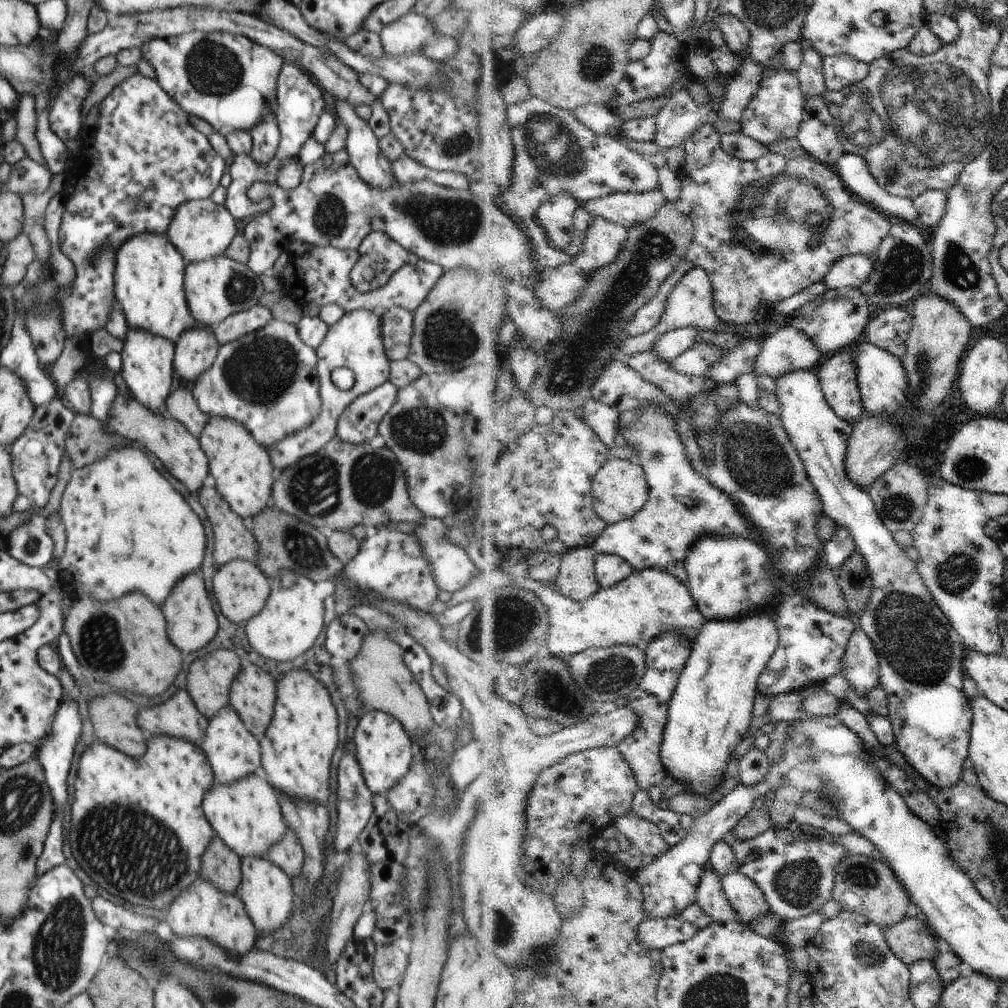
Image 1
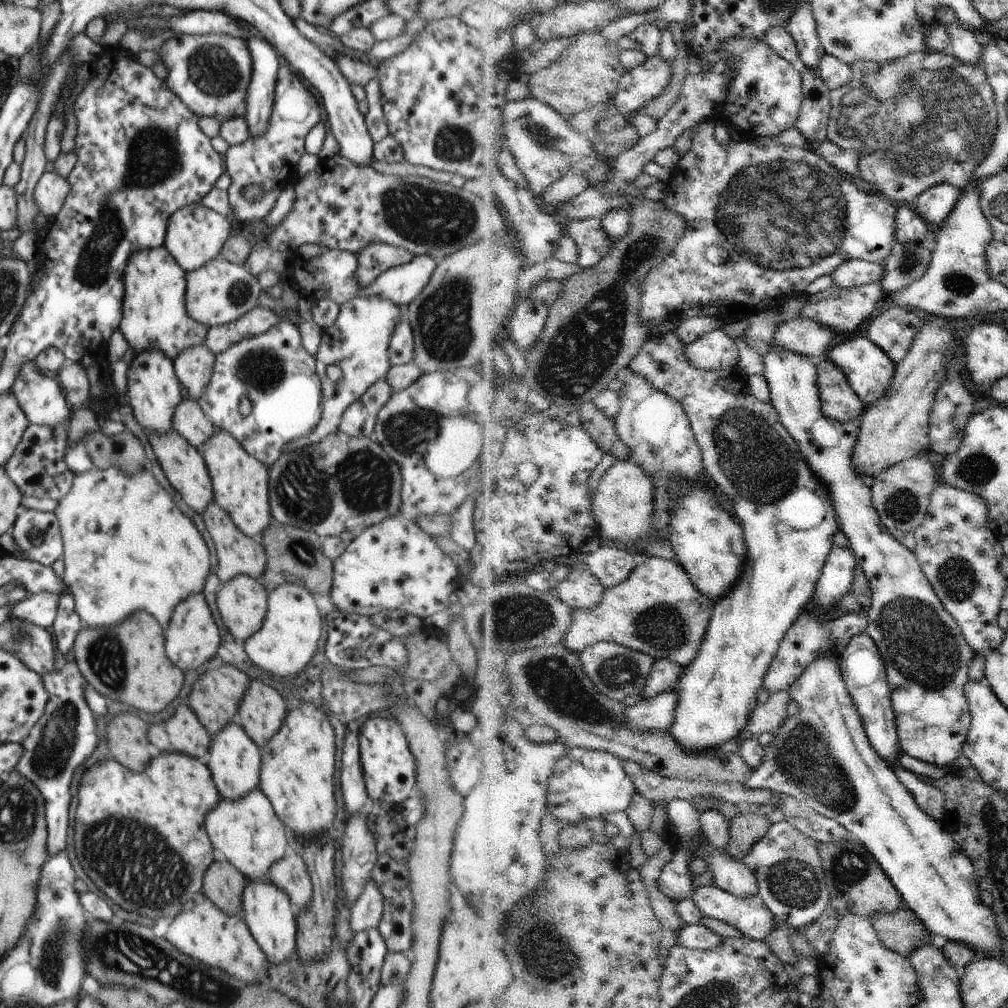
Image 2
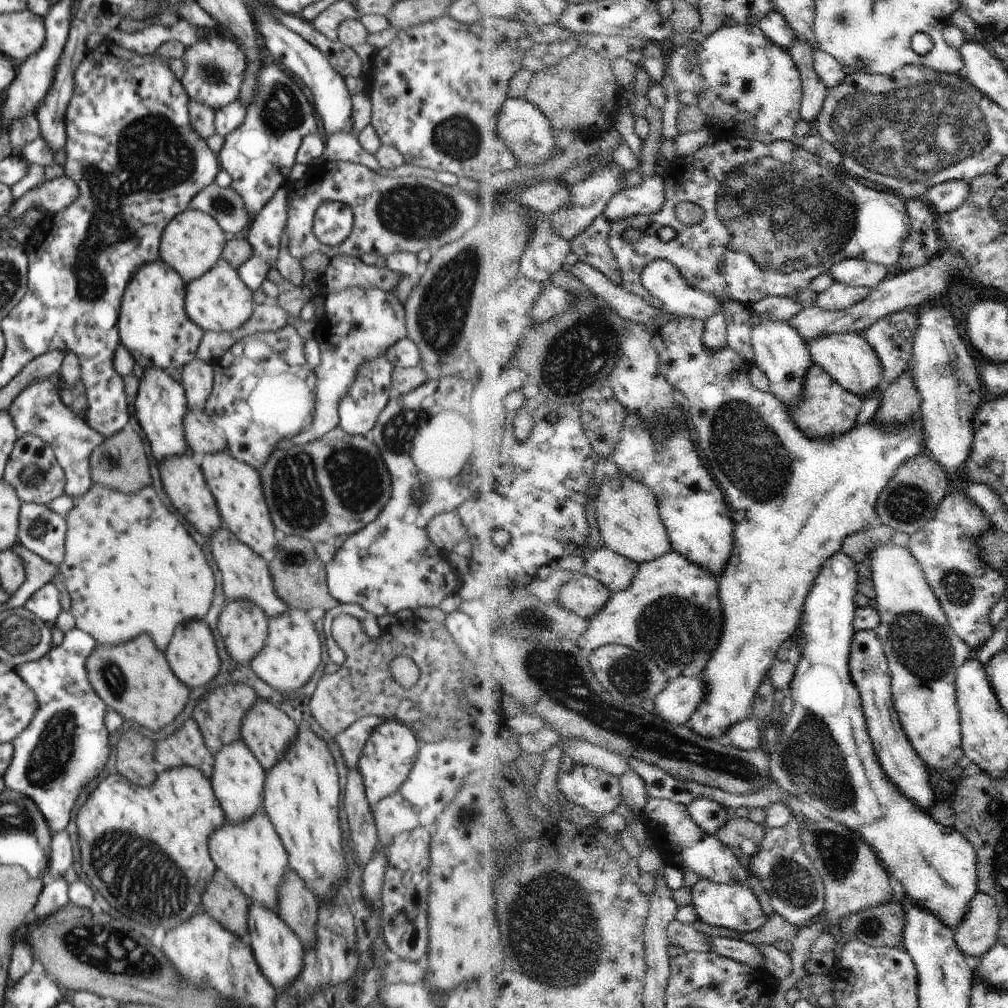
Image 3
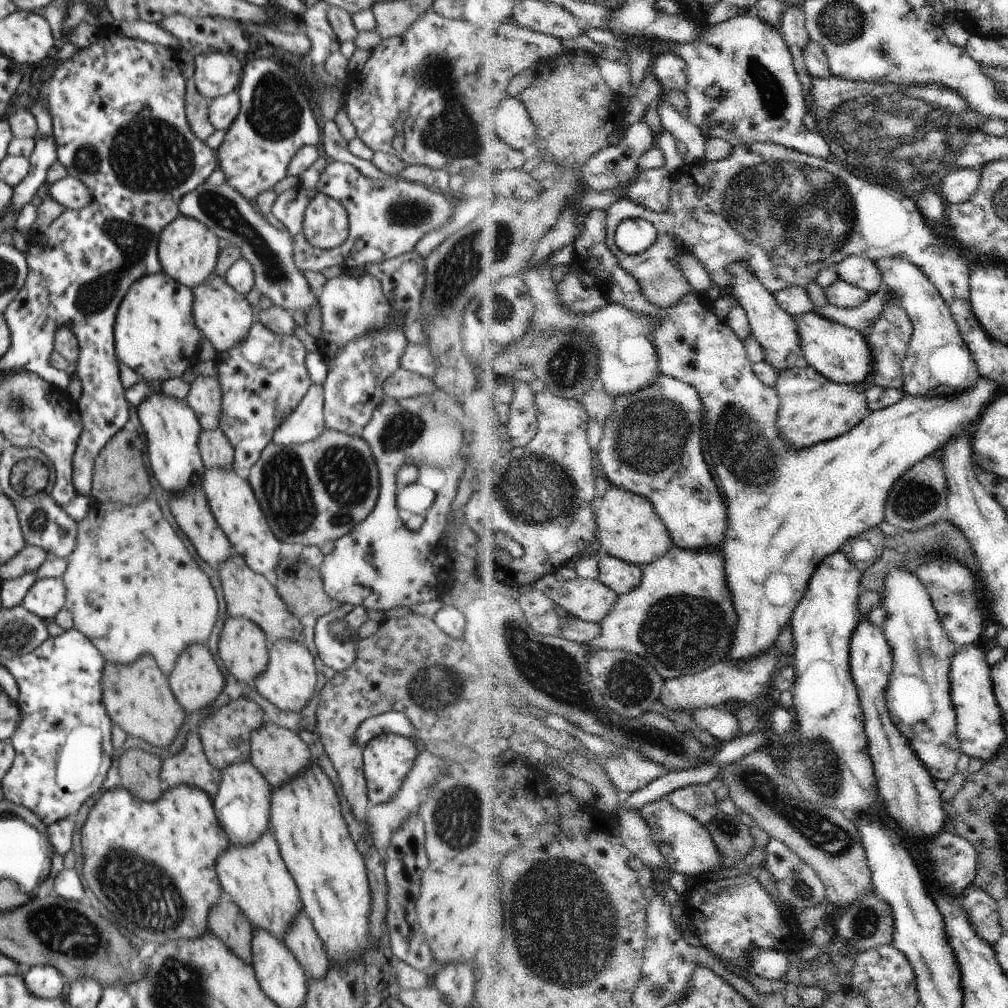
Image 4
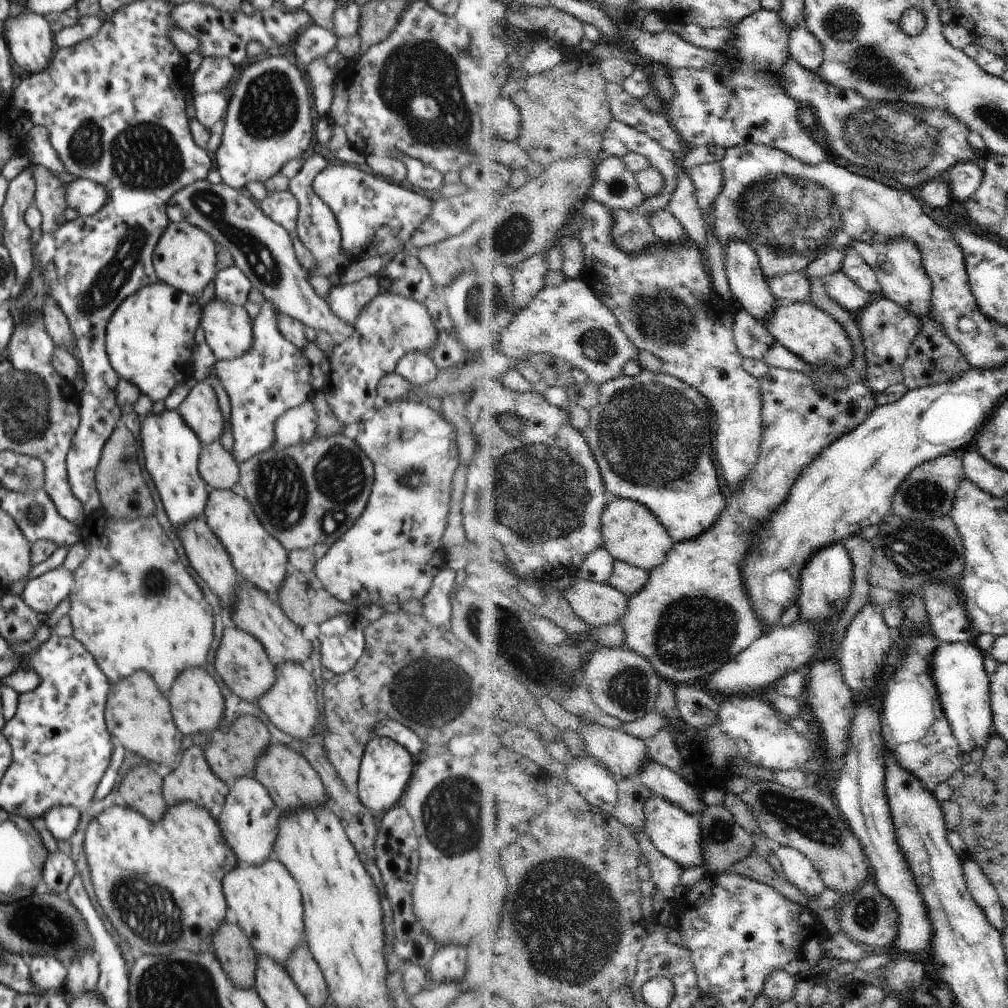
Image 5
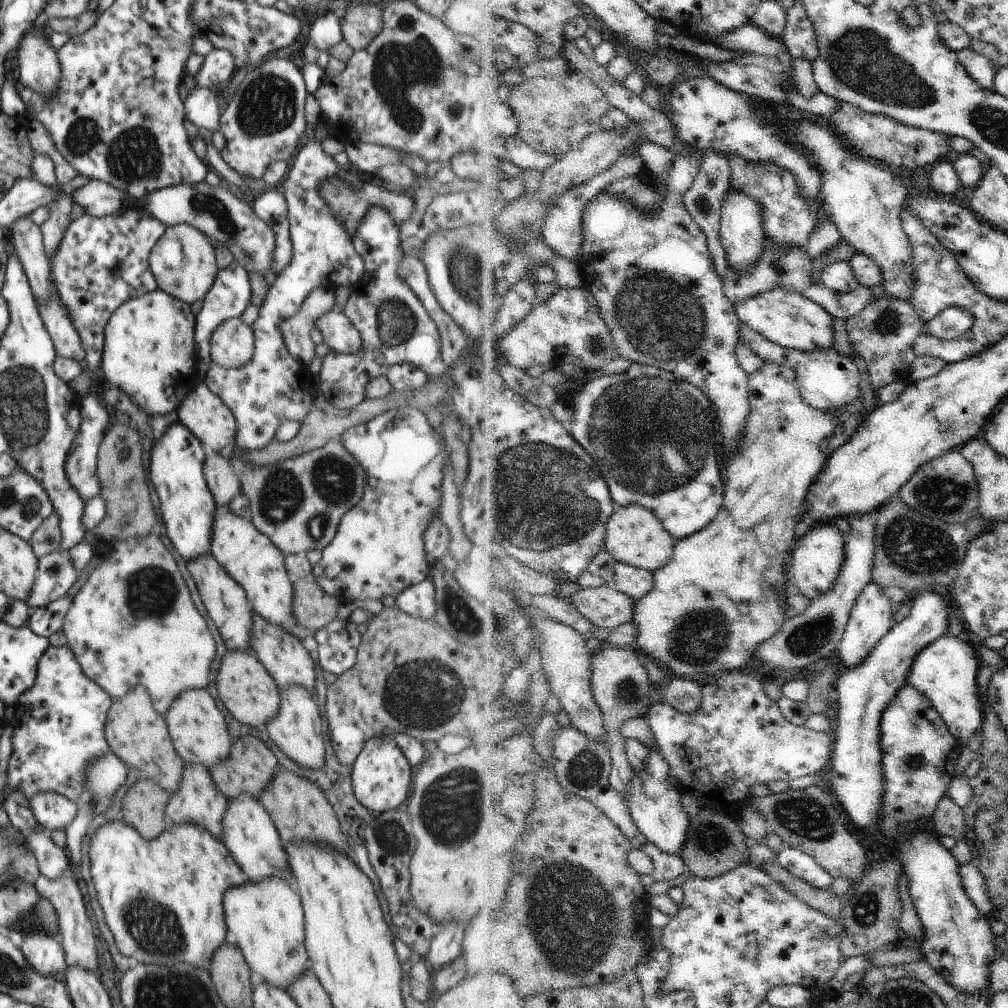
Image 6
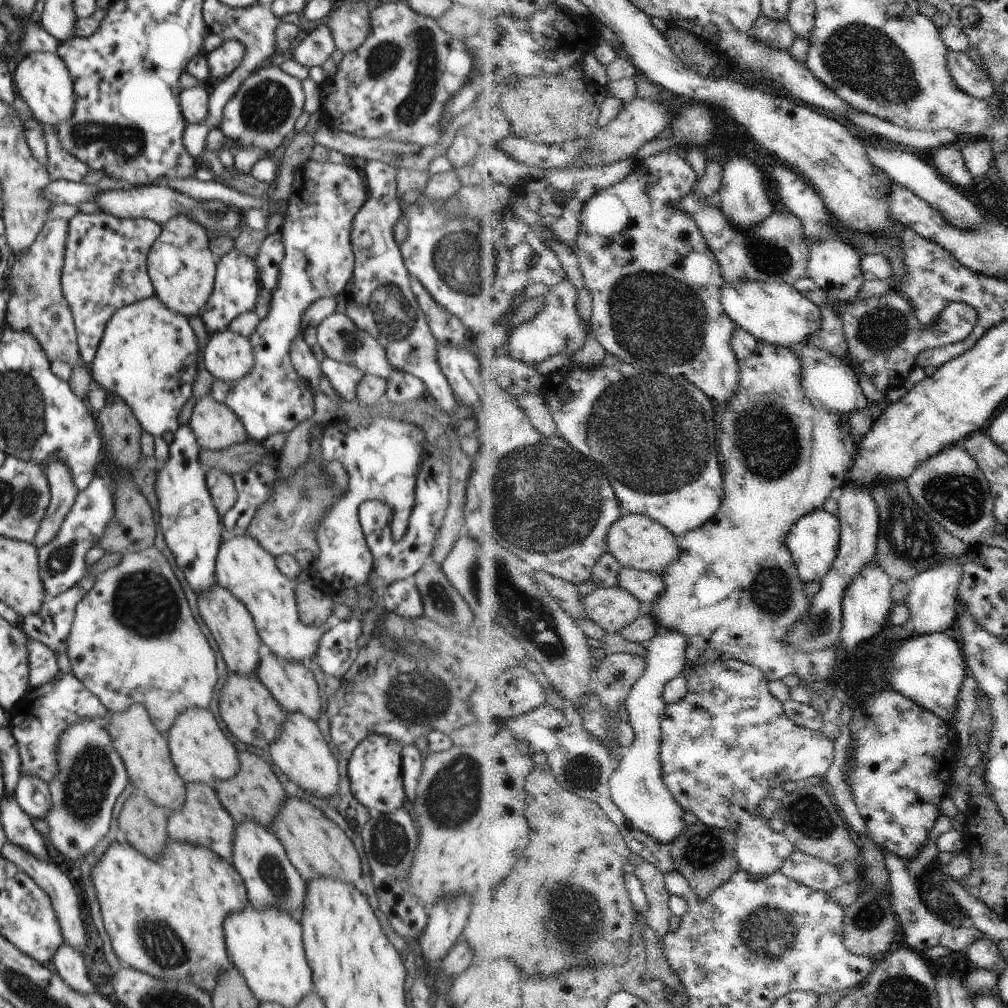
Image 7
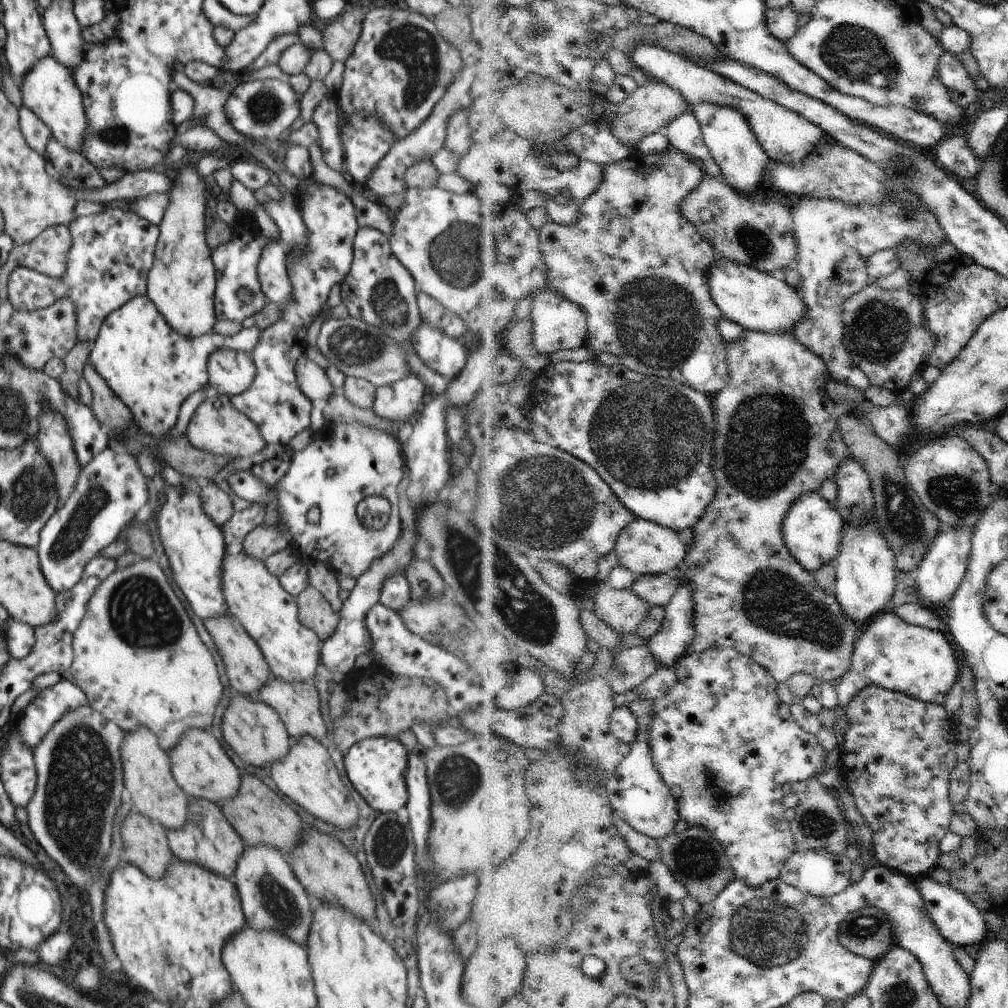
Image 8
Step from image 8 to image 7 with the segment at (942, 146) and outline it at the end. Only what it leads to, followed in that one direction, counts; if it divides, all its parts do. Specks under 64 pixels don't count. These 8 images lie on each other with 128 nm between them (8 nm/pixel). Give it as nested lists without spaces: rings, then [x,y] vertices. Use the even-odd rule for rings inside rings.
[[[961,144],[939,147],[933,155],[933,167],[937,170],[938,176],[956,188],[968,186],[972,182],[972,176],[964,166],[961,148]]]

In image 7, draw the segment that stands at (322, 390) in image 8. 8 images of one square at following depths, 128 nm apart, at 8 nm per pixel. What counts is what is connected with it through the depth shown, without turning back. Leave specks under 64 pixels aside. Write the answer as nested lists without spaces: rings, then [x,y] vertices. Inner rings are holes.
[[[322,297],[315,300],[312,305],[306,307],[303,319],[301,320],[301,330],[291,342],[291,361],[297,373],[304,379],[310,388],[319,387],[321,375],[320,363],[314,357],[311,347],[304,341],[303,333],[309,326],[318,326],[326,317],[335,313],[335,297]]]

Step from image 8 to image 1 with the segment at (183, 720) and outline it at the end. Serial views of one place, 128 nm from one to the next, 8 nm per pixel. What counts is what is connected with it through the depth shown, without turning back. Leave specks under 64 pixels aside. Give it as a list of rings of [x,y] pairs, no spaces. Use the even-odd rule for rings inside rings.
[[[131,443],[123,447],[112,447],[101,459],[96,459],[92,464],[86,465],[81,469],[72,470],[72,478],[69,480],[59,506],[59,512],[62,516],[62,522],[66,526],[66,546],[63,557],[58,562],[57,567],[62,575],[65,586],[69,587],[74,596],[90,595],[101,601],[109,601],[120,598],[122,595],[128,594],[133,590],[144,592],[150,600],[154,600],[156,604],[161,604],[172,590],[172,587],[189,572],[200,570],[202,560],[205,555],[206,535],[205,528],[199,516],[196,516],[188,502],[180,496],[178,490],[174,490],[174,486],[170,484],[166,478],[160,474],[156,466],[150,461],[146,455],[146,451],[138,444]]]

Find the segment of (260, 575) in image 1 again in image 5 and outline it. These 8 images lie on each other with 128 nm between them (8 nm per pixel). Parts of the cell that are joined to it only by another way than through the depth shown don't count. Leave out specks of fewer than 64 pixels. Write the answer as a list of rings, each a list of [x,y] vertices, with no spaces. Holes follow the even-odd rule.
[[[228,623],[224,629],[216,656],[215,667],[222,680],[234,694],[251,703],[256,703],[259,696],[266,692],[275,681],[275,668],[264,647],[249,632]]]

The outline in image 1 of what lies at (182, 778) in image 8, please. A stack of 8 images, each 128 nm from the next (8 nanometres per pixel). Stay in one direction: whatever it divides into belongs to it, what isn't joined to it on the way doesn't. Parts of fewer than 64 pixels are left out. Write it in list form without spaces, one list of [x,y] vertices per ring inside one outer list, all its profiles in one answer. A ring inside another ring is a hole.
[[[201,570],[189,572],[184,575],[168,593],[168,596],[161,604],[167,622],[167,633],[169,639],[186,655],[190,652],[198,652],[207,642],[214,638],[218,630],[218,620],[216,613],[212,609],[210,599]]]

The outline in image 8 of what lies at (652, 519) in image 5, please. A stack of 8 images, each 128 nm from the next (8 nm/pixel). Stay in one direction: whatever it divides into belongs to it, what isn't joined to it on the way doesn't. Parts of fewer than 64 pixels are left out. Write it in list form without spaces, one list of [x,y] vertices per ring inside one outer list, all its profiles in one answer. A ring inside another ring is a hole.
[[[638,517],[624,528],[615,551],[619,554],[621,565],[629,568],[635,576],[641,576],[668,574],[680,568],[689,555],[689,547],[688,544],[684,544],[677,530]]]

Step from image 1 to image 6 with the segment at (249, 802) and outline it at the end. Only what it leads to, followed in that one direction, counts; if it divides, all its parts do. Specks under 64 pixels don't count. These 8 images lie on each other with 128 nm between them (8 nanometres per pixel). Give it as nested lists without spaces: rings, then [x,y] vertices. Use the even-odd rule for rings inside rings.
[[[270,875],[257,883],[247,880],[225,890],[223,905],[228,937],[242,951],[252,976],[288,992],[289,984],[309,970],[304,948],[304,910],[292,884],[278,875]]]

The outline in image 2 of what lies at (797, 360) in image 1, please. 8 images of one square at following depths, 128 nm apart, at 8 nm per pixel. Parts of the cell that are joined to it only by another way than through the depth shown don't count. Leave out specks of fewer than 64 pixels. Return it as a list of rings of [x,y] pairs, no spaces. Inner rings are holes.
[[[800,317],[782,324],[776,333],[774,344],[814,359],[824,359],[828,354],[827,344],[834,342],[837,332],[834,326],[831,329],[817,320]]]

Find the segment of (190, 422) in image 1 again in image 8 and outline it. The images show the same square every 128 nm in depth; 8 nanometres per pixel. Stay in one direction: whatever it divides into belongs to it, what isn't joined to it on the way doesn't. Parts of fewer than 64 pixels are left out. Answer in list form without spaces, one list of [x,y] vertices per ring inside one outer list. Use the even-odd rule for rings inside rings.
[[[212,481],[203,484],[199,492],[206,514],[221,527],[237,507],[237,500],[226,487],[217,485]]]

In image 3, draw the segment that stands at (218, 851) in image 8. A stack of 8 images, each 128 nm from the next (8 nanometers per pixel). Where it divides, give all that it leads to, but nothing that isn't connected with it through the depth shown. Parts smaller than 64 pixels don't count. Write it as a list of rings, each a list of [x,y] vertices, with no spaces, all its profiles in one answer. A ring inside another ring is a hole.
[[[193,717],[167,738],[155,741],[153,753],[159,769],[188,765],[199,768],[208,778],[213,771],[215,755],[206,746],[203,734]]]

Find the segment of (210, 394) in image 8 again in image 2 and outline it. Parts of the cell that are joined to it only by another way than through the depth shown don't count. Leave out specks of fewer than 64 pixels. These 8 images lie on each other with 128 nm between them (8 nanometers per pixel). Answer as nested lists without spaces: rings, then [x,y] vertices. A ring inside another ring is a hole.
[[[205,342],[179,352],[173,360],[173,367],[181,384],[186,387],[189,396],[198,400],[205,391],[213,373],[215,354]]]

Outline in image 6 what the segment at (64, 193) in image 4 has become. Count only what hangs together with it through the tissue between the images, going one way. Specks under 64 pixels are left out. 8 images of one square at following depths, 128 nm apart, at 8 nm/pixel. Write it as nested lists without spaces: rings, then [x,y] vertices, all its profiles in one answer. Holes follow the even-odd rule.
[[[90,179],[88,184],[77,188],[72,195],[73,202],[80,204],[90,217],[112,216],[128,207],[142,207],[146,219],[162,221],[166,227],[180,224],[193,226],[212,242],[222,243],[228,248],[249,275],[263,275],[270,282],[277,277],[277,274],[271,274],[276,246],[273,228],[254,213],[250,197],[226,183],[218,186],[210,186],[205,180],[196,184],[182,183],[154,191],[136,201],[107,182]]]

